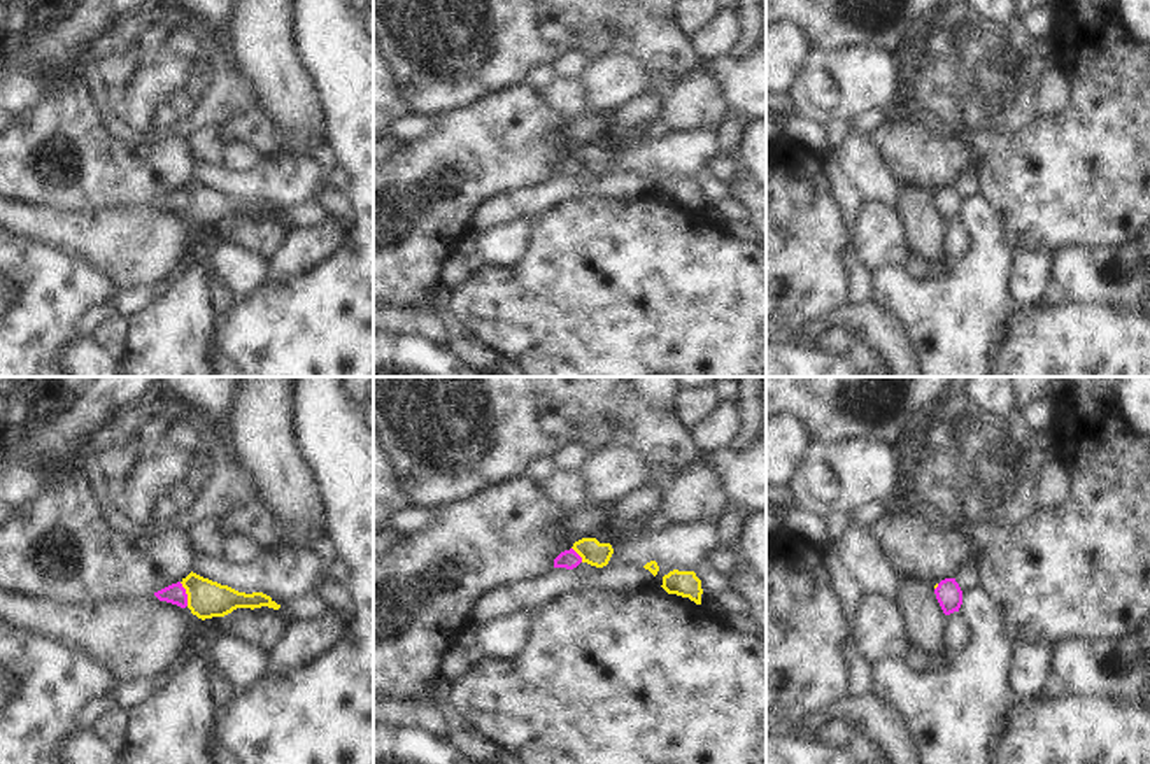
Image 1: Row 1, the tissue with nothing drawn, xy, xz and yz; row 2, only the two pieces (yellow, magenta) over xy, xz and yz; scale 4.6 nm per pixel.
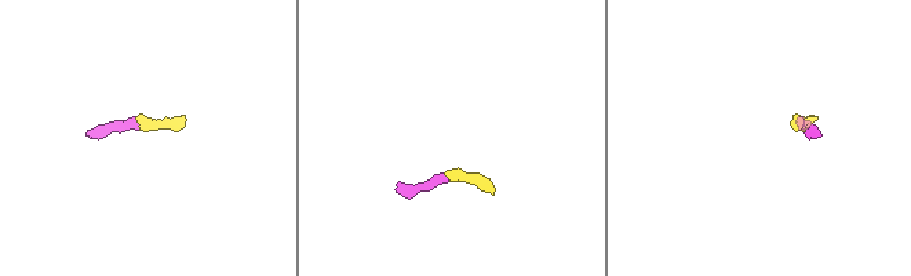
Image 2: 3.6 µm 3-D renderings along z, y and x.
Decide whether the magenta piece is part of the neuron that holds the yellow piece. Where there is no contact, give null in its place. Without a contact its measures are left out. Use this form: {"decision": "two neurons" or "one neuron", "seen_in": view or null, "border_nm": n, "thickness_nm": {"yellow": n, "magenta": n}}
{"decision": "one neuron", "seen_in": "xy", "border_nm": 120, "thickness_nm": {"yellow": 170, "magenta": 90}}

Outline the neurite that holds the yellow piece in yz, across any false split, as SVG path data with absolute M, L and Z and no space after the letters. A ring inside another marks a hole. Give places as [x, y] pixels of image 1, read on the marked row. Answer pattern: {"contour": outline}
{"contour": "M945 578L936 584L934 594L945 615L959 612L962 605L962 591L955 578Z"}

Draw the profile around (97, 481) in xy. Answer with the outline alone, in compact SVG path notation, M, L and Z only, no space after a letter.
M98 454L51 475L44 492L12 508L0 526L0 589L63 606L95 606L154 594L191 573L196 554L188 529L168 520L131 522L121 529L107 522L112 515L128 517L109 501L109 477L98 464Z

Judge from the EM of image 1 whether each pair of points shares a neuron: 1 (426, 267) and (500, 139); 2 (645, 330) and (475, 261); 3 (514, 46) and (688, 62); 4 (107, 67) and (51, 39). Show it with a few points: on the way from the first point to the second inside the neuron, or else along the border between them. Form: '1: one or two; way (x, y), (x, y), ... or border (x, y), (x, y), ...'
1: one; way (426, 235), (463, 193), (463, 176), (468, 170)
2: two; border (484, 265), (474, 272)
3: one; way (558, 32), (637, 32), (644, 35)
4: two; border (109, 23), (81, 55), (79, 65)

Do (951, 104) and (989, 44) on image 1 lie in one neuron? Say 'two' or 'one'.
one

